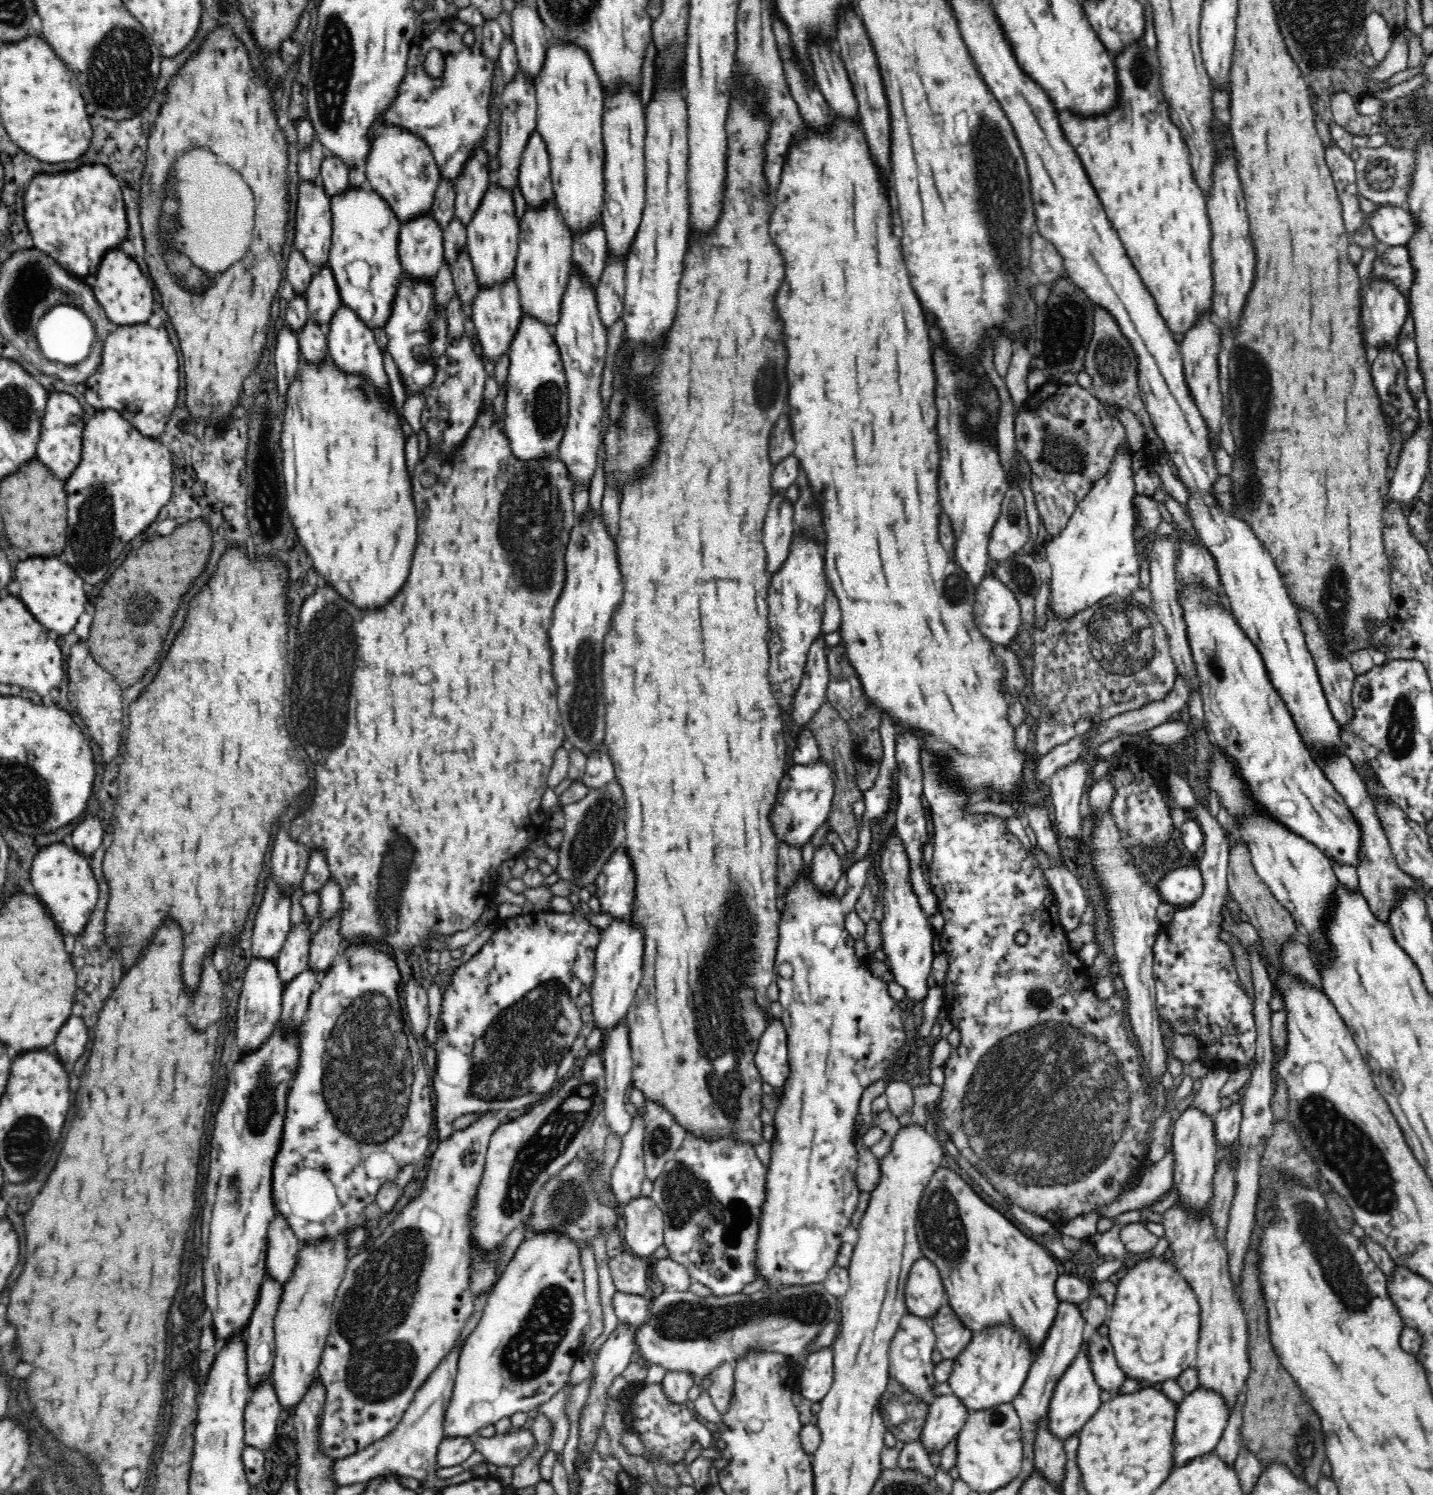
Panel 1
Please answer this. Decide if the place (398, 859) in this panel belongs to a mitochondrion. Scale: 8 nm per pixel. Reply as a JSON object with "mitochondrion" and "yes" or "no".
{"mitochondrion":"yes"}

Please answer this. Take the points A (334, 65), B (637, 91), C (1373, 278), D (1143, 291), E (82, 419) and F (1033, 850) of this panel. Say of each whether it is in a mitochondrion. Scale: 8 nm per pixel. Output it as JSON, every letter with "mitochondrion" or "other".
{"A":"mitochondrion","B":"other","C":"other","D":"other","E":"other","F":"other"}

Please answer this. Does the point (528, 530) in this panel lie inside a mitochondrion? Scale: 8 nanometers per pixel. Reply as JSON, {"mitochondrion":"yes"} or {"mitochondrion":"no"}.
{"mitochondrion":"yes"}

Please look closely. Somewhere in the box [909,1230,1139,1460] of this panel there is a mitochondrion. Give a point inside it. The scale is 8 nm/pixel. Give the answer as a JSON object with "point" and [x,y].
{"point":[998,1417]}

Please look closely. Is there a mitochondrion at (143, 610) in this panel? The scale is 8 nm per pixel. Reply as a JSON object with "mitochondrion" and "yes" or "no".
{"mitochondrion":"yes"}

